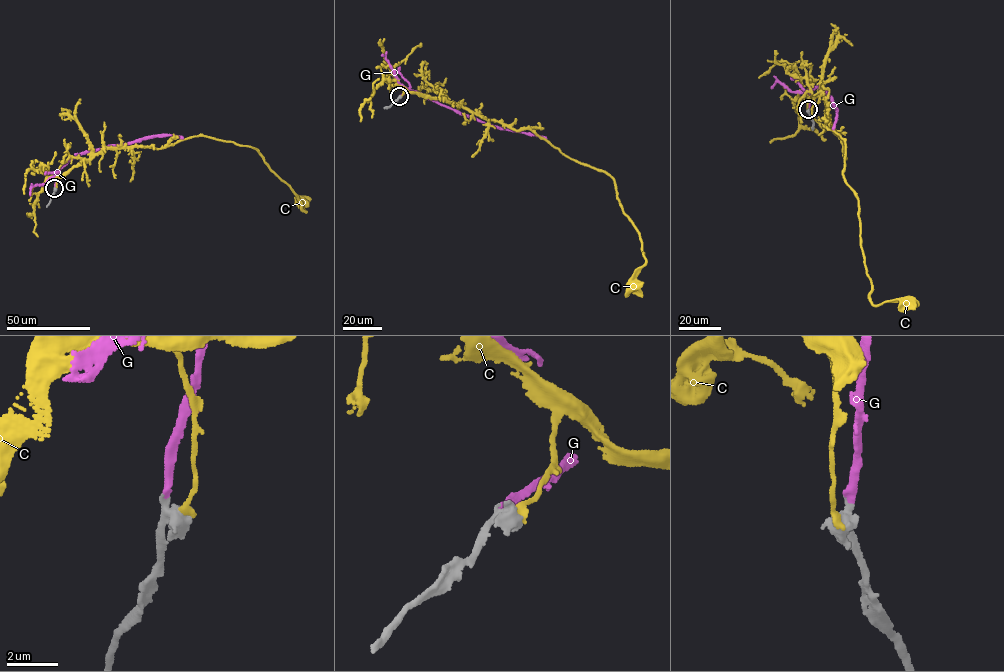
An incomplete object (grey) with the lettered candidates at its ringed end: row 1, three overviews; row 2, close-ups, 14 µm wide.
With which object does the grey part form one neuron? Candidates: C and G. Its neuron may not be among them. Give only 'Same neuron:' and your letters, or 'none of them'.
Same neuron: G

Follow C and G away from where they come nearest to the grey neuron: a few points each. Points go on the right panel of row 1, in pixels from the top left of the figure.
C: (808, 110), (807, 96), (822, 96), (825, 127), (844, 139), (869, 298), (906, 302)
G: (809, 109), (810, 90), (821, 87), (837, 109), (833, 129)

